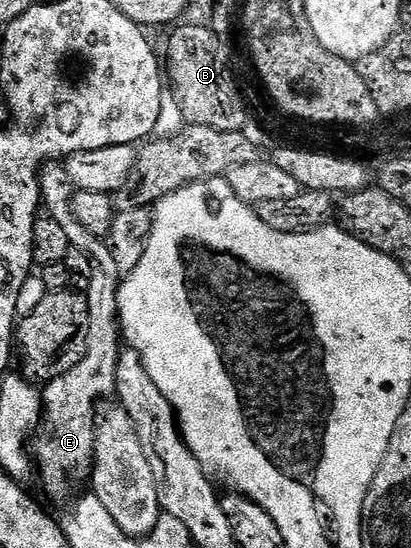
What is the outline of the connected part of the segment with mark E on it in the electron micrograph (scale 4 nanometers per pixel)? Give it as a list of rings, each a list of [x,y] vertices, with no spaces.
[[[65,164],[43,165],[40,180],[45,212],[68,231],[73,248],[89,254],[92,267],[91,286],[85,292],[90,316],[86,354],[80,363],[76,363],[76,367],[72,367],[72,371],[60,375],[41,390],[44,416],[32,441],[32,461],[36,466],[36,477],[38,473],[42,480],[43,491],[54,501],[69,502],[75,496],[74,489],[80,488],[85,481],[87,484],[92,477],[96,428],[94,404],[109,393],[111,396],[116,390],[116,367],[124,348],[124,338],[118,324],[120,274],[109,244],[103,238],[92,235],[92,231],[87,231],[80,223],[74,210],[76,190]]]

